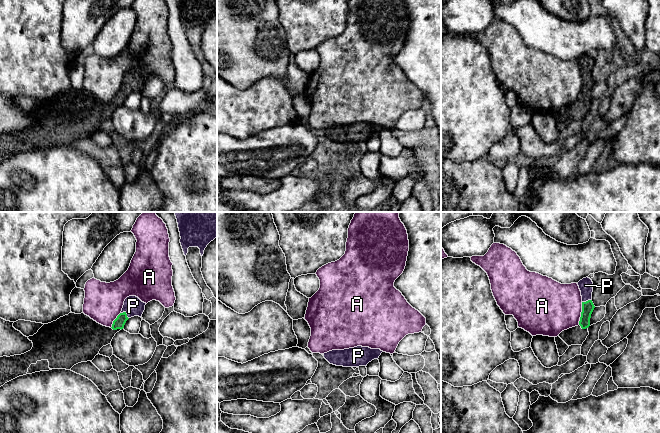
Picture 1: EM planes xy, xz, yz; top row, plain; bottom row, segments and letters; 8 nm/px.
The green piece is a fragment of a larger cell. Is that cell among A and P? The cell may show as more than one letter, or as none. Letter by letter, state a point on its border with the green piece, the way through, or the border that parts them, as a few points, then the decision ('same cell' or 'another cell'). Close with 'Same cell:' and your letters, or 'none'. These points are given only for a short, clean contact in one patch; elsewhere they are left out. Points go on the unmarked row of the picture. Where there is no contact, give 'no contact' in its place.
A: yz (581, 89) | another cell
P: xy (126, 90) | across xy (119, 98), (126, 90), (133, 82) | same cell
Same cell: P

